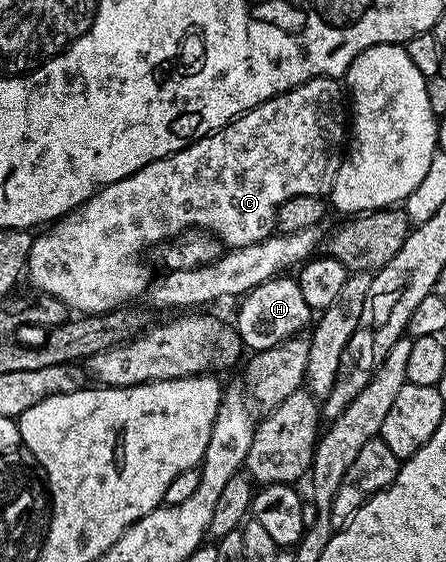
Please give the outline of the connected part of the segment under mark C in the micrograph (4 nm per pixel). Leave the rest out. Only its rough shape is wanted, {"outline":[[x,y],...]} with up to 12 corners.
{"outline":[[314,77],[105,185],[25,276],[79,314],[151,284],[191,229],[226,249],[329,194],[348,101]]}

